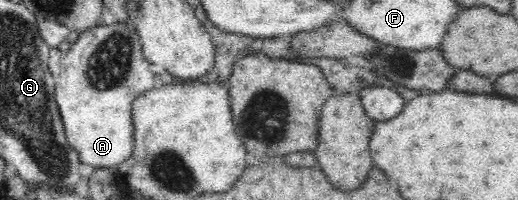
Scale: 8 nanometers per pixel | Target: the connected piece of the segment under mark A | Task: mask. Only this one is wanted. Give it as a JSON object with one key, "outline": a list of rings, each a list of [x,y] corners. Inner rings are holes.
{"outline":[[[115,23],[107,26],[96,27],[89,31],[83,32],[78,37],[78,40],[72,44],[68,52],[62,55],[61,72],[55,81],[55,99],[57,102],[58,113],[61,115],[61,123],[63,124],[67,146],[78,154],[80,164],[90,165],[90,167],[101,169],[117,169],[125,162],[128,162],[134,145],[134,128],[132,123],[132,104],[140,95],[155,89],[154,76],[155,73],[150,70],[151,64],[144,58],[142,45],[140,44],[139,36],[131,24]]]}

